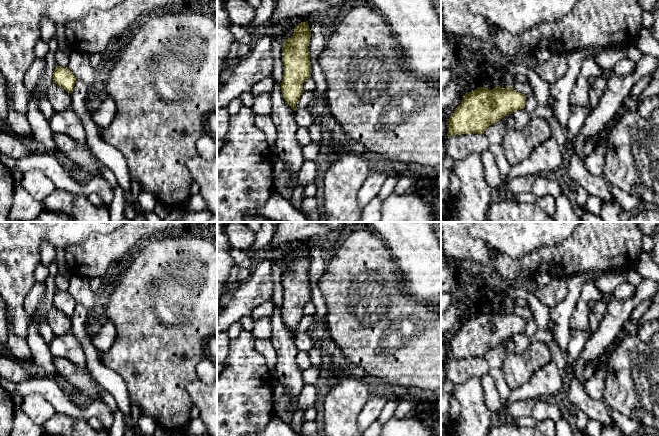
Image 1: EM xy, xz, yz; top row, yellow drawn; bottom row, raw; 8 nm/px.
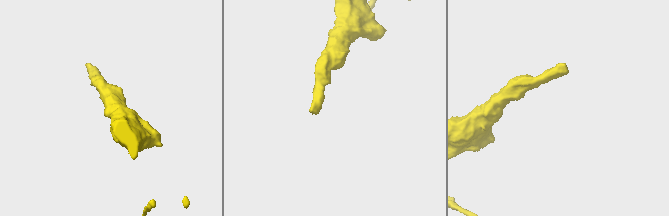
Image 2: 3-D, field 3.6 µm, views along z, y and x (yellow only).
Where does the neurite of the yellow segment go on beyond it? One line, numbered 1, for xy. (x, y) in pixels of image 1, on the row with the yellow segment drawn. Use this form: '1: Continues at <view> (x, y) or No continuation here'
1: No continuation here

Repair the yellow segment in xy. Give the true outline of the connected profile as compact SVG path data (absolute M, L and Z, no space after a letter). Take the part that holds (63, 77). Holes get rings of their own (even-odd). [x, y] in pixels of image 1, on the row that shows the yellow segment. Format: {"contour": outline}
{"contour": "M56 66L53 72L53 81L65 91L71 93L76 82L76 77L68 67L62 68Z"}

